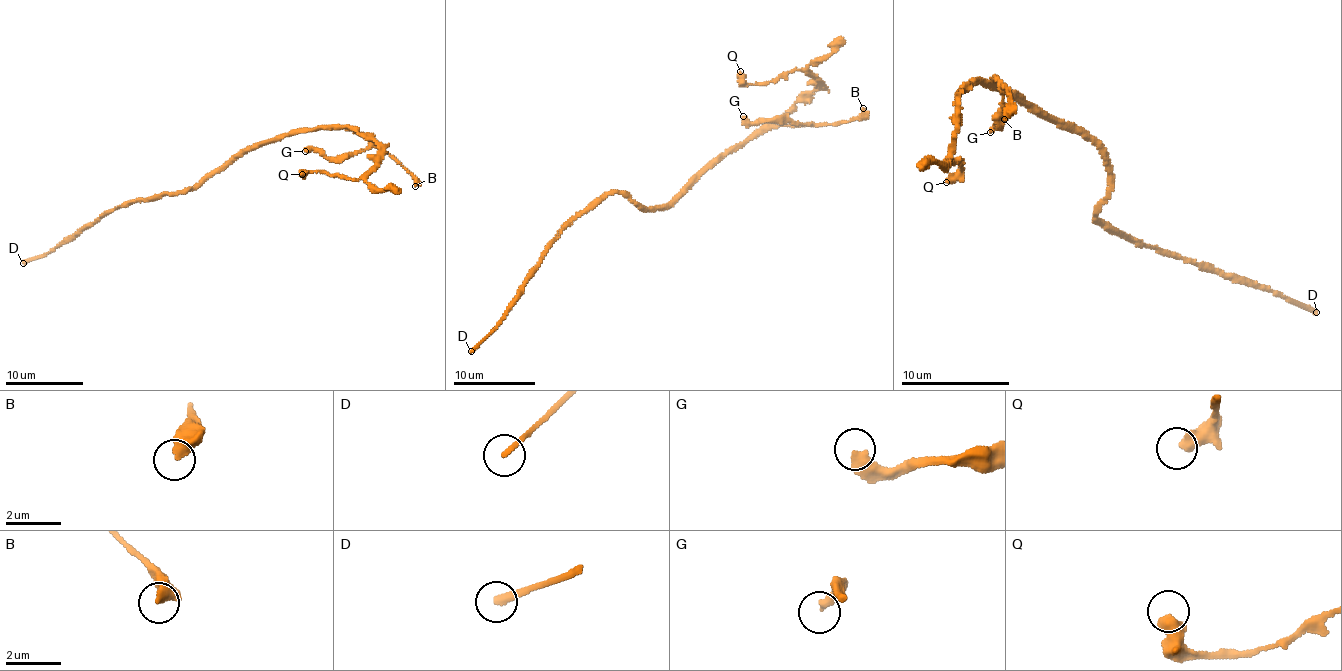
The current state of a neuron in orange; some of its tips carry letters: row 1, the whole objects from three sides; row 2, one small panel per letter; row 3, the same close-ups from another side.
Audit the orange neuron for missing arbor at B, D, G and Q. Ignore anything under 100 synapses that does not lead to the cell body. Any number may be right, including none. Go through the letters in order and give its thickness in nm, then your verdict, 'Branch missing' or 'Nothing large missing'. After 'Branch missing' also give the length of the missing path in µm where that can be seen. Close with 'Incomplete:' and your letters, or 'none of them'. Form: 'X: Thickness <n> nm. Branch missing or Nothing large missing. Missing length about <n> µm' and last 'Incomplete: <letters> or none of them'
B: Thickness 440 nm. Nothing large missing
D: Thickness 200 nm. Branch missing. Missing length about 140 µm
G: Thickness 400 nm. Nothing large missing
Q: Thickness 500 nm. Nothing large missing
Incomplete: D

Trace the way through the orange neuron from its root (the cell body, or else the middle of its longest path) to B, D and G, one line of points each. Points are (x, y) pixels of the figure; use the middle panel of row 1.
B: (671, 200), (738, 144), (758, 133), (779, 125), (846, 122), (857, 118), (863, 108)
D: (671, 200), (648, 208), (632, 203), (621, 194), (603, 194), (562, 231), (505, 318), (471, 351)
G: (671, 200), (738, 144), (779, 125), (809, 124), (776, 120), (746, 122), (743, 116)

